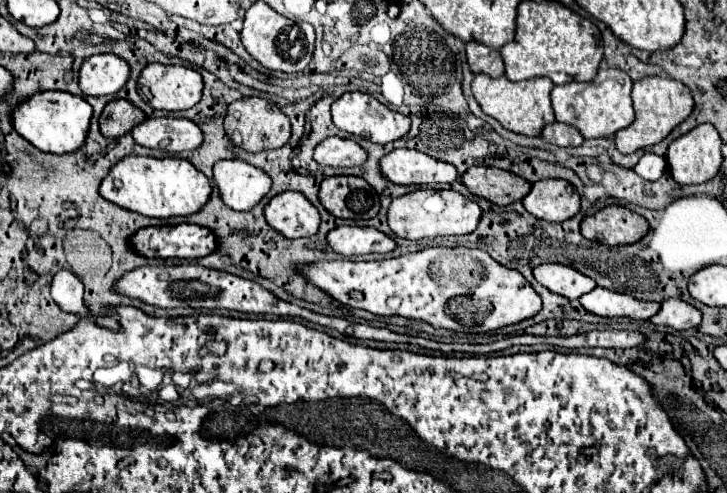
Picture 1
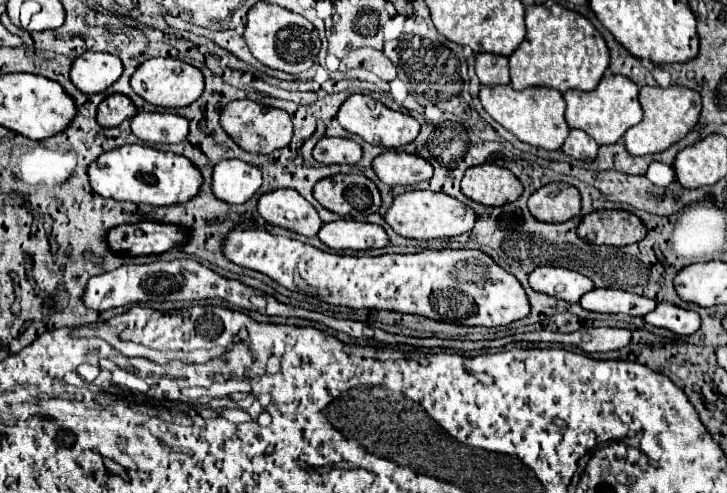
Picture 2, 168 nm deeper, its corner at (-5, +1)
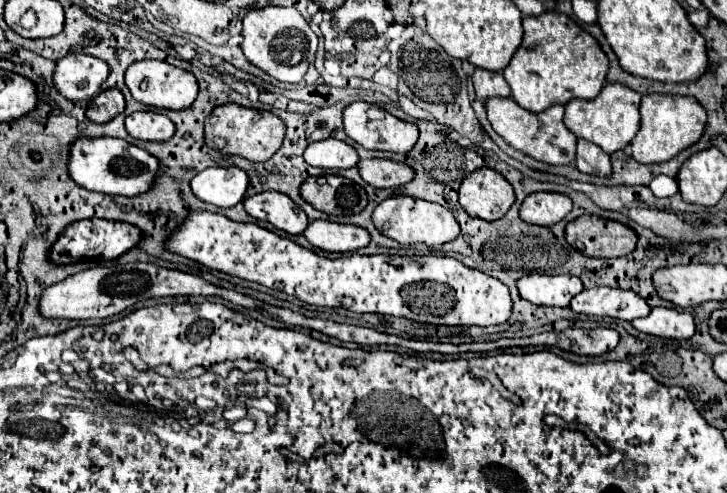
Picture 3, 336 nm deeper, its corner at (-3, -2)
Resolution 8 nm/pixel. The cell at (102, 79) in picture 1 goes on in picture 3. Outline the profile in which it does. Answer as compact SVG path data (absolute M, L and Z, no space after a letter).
M65 55L55 63L53 85L65 99L93 99L109 75L109 65L89 55Z

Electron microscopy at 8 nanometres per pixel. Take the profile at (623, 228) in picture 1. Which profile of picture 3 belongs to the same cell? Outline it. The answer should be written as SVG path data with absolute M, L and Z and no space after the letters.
M581 215L565 227L567 243L587 257L623 257L637 245L633 229L595 215Z

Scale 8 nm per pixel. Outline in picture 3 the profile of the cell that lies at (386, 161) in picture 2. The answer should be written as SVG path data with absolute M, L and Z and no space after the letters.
M361 159L357 163L357 169L363 181L377 189L403 187L413 179L411 167L407 167L405 163L389 161L389 159Z

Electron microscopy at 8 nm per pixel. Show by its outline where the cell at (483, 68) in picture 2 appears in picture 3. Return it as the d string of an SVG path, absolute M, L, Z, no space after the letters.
M475 69L473 83L475 83L475 93L477 93L479 101L487 101L491 97L509 97L511 95L509 85L499 71Z

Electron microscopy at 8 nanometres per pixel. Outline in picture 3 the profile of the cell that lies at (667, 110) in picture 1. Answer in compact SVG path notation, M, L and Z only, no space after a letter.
M645 95L641 101L641 127L631 141L631 155L637 163L663 163L673 159L679 151L697 143L707 123L705 109L695 97L679 95Z

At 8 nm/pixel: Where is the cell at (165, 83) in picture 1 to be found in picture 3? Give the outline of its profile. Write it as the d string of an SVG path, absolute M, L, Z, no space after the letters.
M153 59L131 63L129 69L125 71L125 83L137 101L149 107L163 107L163 109L187 109L195 101L199 91L195 75L191 75L185 69L173 67L165 61L153 61Z

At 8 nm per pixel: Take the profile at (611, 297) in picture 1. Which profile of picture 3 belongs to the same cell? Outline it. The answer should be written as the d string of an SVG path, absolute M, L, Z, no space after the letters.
M591 287L583 289L571 299L569 305L575 313L585 315L609 315L625 321L633 321L637 317L647 317L651 307L633 291L609 289L609 287Z

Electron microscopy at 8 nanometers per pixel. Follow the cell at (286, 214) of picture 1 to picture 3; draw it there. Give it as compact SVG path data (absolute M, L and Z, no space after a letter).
M257 193L247 197L243 205L253 219L269 221L273 227L289 235L301 235L309 223L305 211L299 209L285 193Z

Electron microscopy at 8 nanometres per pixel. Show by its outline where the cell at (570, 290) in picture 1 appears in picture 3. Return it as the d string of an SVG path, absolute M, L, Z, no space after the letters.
M525 275L517 283L521 299L535 303L535 305L553 305L553 307L567 307L569 301L583 291L581 279L575 275Z

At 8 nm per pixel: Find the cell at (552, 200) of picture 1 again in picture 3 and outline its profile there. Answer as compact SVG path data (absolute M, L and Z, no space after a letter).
M531 193L525 197L519 217L525 223L551 227L571 211L571 199L561 193Z

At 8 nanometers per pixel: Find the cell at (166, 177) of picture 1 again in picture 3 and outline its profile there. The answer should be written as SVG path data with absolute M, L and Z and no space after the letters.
M81 137L69 147L67 171L77 185L89 191L101 191L109 195L139 195L153 185L153 179L159 173L159 161L145 149L139 149L125 139Z

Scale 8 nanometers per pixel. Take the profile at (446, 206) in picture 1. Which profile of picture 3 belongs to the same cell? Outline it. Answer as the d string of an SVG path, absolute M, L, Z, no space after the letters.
M395 195L395 197L385 199L381 205L375 207L371 219L381 235L391 237L401 245L425 243L429 247L435 247L435 245L453 241L459 235L459 223L455 221L455 217L449 209L445 209L437 203L431 203L431 201L425 201L425 199L415 199L415 197L407 197L407 195Z

